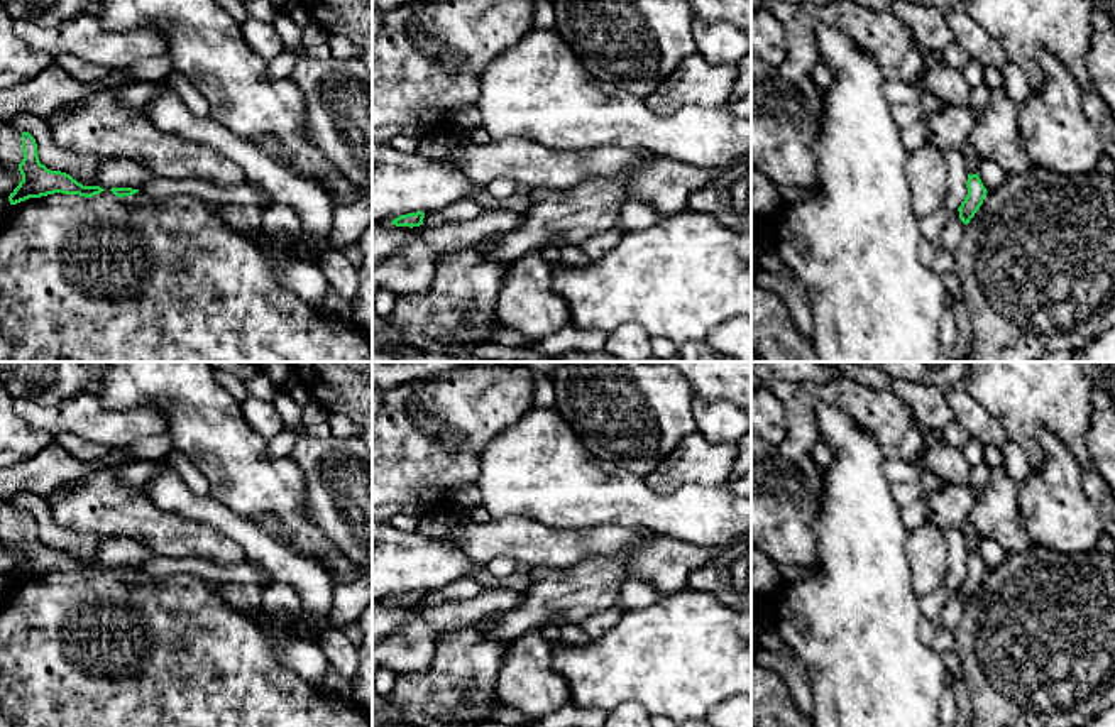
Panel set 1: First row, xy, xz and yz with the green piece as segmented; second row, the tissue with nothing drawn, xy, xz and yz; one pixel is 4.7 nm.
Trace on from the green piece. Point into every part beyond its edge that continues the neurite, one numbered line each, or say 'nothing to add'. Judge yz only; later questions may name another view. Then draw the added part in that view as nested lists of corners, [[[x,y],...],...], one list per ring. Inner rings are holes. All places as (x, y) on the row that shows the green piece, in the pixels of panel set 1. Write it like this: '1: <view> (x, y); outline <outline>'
nothing to add

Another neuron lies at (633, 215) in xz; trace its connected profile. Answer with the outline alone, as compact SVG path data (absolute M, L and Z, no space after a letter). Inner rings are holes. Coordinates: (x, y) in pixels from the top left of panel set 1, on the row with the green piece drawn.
M634 198L624 200L619 208L618 223L624 232L650 228L662 220L662 213L651 205Z

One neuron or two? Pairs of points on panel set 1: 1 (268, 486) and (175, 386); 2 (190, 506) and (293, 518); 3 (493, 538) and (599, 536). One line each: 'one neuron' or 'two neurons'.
1: one neuron
2: two neurons
3: one neuron

